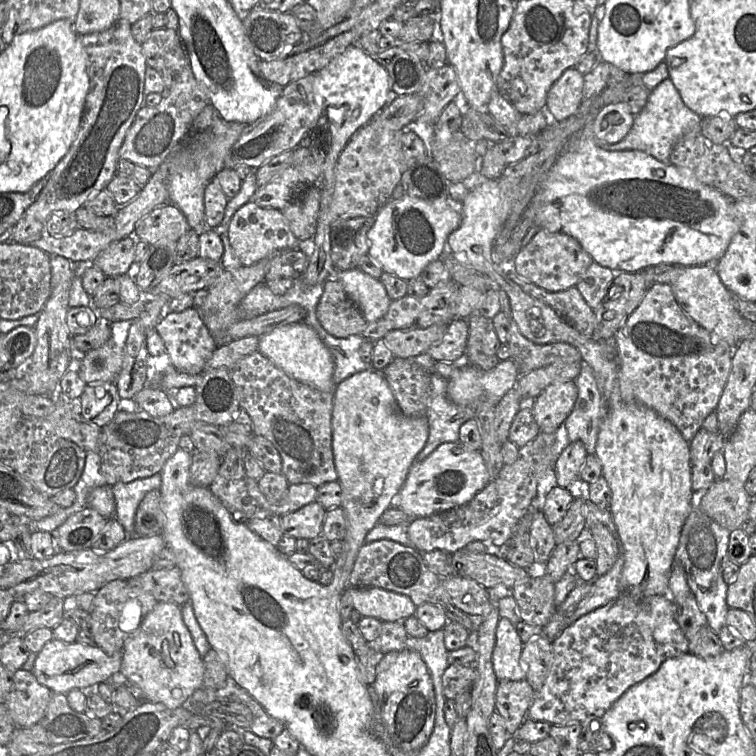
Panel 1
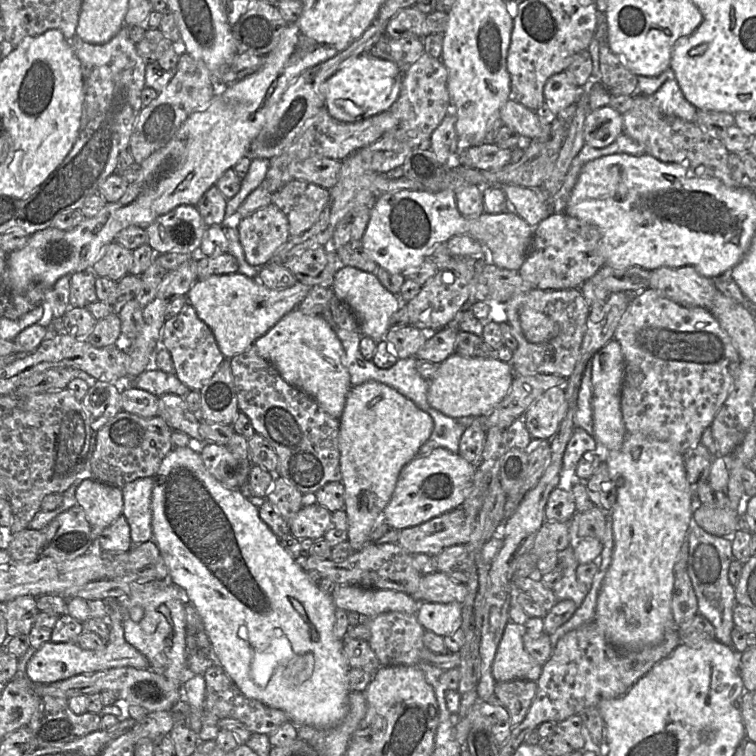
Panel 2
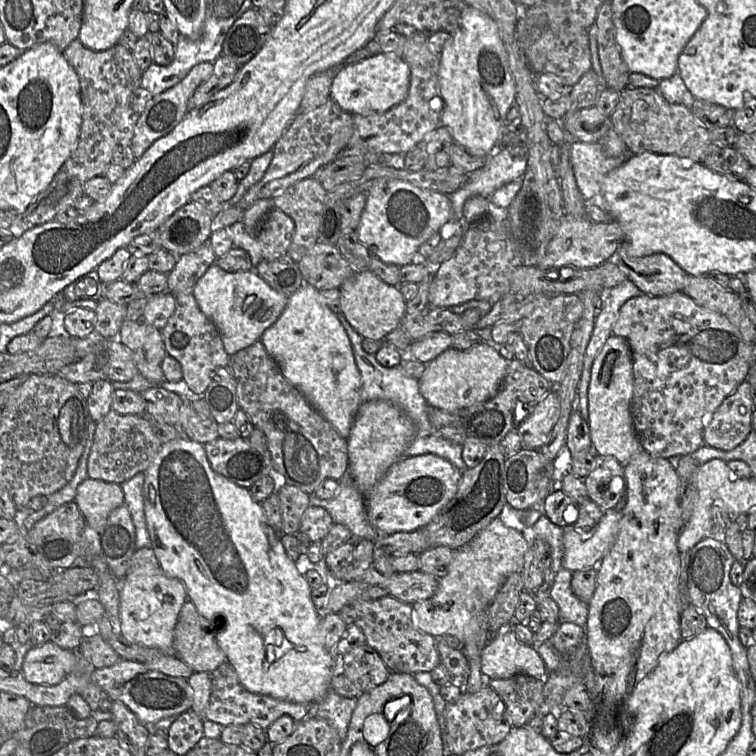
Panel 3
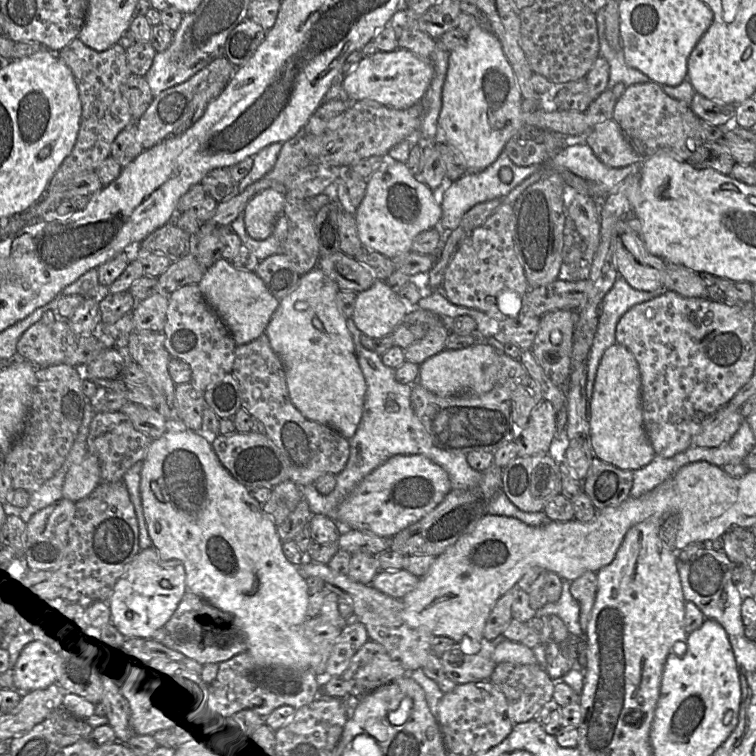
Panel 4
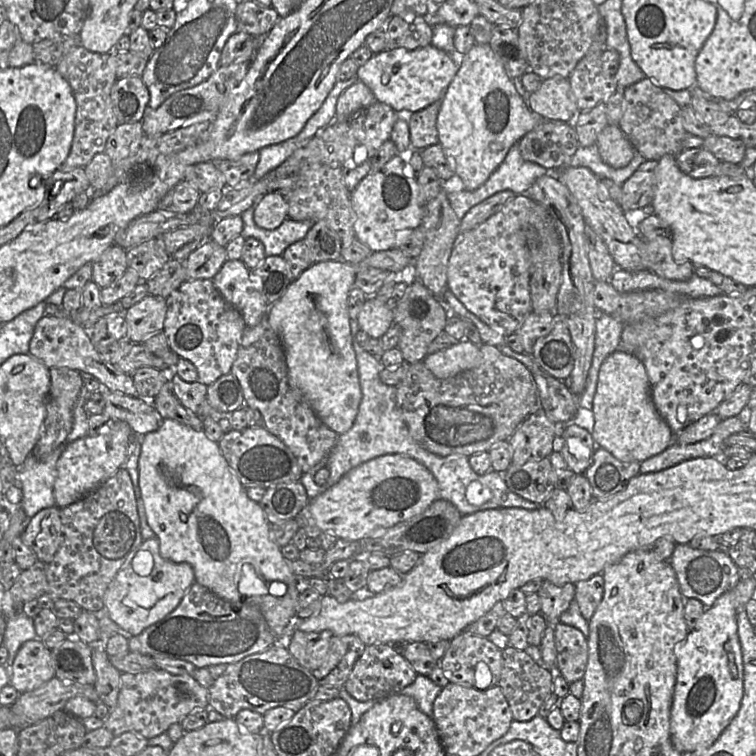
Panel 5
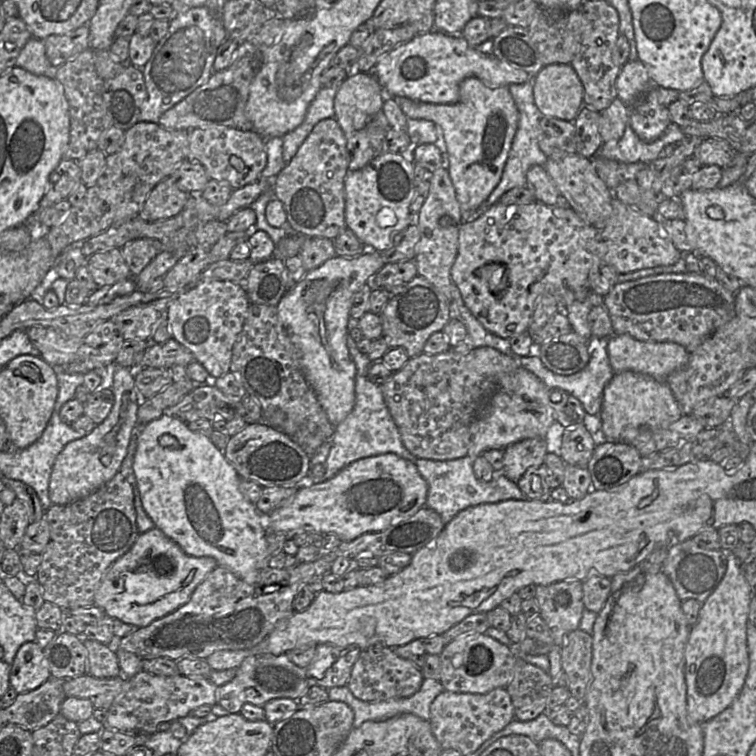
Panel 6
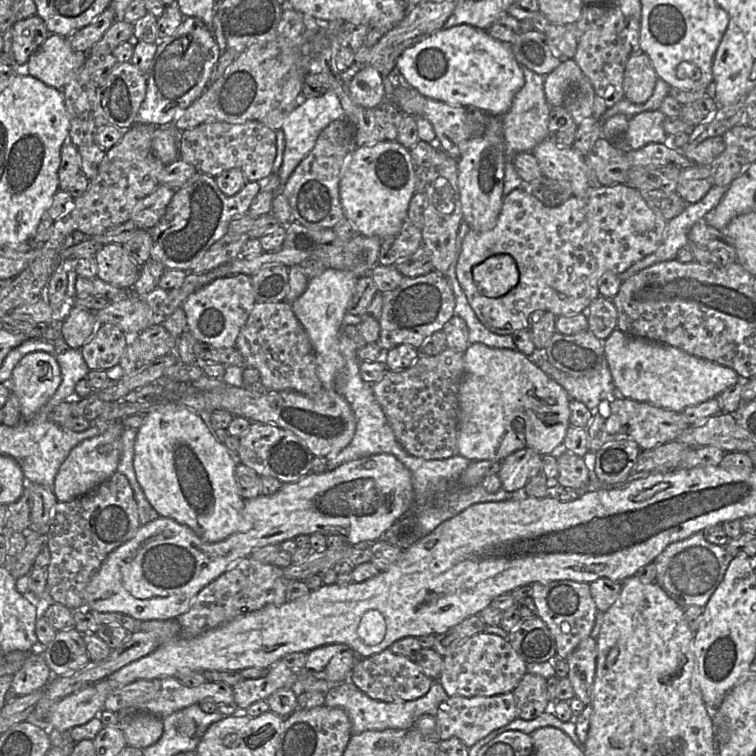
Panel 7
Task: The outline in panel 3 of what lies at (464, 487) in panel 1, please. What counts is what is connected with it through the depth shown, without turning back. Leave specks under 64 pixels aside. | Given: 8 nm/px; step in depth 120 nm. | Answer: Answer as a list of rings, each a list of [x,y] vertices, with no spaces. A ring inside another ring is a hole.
[[[437,455],[403,457],[388,469],[365,498],[368,520],[383,535],[420,529],[454,498],[461,478],[459,469]]]

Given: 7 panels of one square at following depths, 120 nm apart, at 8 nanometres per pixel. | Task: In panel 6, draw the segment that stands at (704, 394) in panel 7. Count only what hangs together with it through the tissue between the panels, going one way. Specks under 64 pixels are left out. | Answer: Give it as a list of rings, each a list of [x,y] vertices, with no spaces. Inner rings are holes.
[[[627,334],[611,335],[608,339],[607,352],[614,373],[624,371],[638,372],[649,375],[658,382],[665,382],[670,374],[685,368],[690,358],[690,353],[680,344],[641,341]]]

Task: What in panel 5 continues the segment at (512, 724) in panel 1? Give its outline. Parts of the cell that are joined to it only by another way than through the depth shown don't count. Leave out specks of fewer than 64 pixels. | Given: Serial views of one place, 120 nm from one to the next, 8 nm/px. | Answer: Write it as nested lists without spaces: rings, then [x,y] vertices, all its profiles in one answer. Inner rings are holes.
[[[511,646],[502,651],[502,670],[497,686],[507,699],[512,711],[513,720],[529,721],[534,718],[546,700],[553,693],[552,670],[540,667],[525,650]]]

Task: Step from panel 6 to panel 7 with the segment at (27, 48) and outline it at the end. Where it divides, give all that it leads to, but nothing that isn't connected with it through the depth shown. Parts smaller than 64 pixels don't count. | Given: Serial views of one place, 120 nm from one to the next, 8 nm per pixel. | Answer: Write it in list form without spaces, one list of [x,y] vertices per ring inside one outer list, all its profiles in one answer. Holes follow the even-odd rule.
[[[51,34],[29,57],[25,71],[50,87],[63,90],[83,68],[87,54],[74,50],[67,37]]]

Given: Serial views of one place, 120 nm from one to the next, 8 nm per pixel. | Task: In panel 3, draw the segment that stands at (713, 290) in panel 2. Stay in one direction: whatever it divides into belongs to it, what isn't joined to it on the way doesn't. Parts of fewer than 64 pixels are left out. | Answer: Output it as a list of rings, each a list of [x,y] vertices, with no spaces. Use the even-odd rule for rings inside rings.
[[[623,241],[614,259],[644,294],[665,296],[683,292],[688,274],[664,253],[631,257],[627,254],[627,243]]]

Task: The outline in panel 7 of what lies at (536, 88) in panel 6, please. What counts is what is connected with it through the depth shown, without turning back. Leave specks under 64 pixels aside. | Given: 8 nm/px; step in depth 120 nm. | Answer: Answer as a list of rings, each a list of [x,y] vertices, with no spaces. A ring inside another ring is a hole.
[[[573,59],[563,60],[544,77],[544,93],[551,107],[564,104],[568,90],[583,78],[583,73]]]

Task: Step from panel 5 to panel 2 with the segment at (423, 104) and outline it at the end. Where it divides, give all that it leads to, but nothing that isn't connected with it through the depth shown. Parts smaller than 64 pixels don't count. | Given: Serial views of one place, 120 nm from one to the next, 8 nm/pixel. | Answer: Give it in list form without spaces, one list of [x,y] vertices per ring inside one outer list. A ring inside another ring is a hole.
[[[362,54],[344,64],[322,84],[325,108],[341,122],[356,122],[388,111],[398,99],[404,70],[395,62]]]

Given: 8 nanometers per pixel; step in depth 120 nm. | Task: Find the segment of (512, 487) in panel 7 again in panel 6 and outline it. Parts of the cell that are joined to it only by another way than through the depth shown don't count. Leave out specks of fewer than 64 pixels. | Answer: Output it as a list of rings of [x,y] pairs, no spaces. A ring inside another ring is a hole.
[[[544,438],[524,439],[509,445],[504,454],[504,476],[517,483],[530,467],[544,464],[547,453]]]

